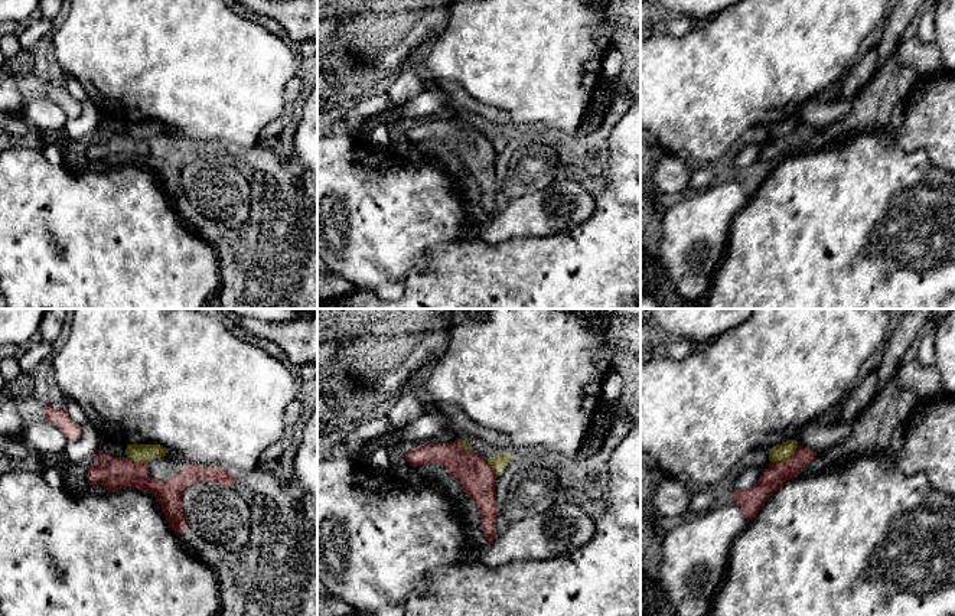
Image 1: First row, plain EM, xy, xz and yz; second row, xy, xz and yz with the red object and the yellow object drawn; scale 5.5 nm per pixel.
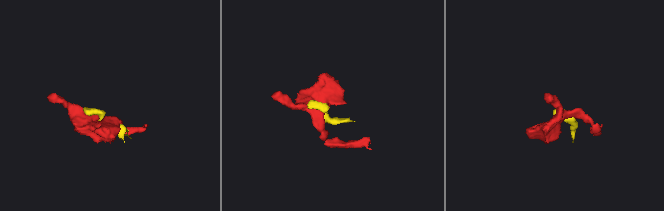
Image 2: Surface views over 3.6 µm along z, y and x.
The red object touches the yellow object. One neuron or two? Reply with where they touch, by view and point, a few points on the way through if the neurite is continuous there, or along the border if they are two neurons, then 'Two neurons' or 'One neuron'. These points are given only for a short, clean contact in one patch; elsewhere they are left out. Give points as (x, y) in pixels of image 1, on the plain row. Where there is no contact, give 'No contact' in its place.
Touches red at yz (785, 136). Two neurons

